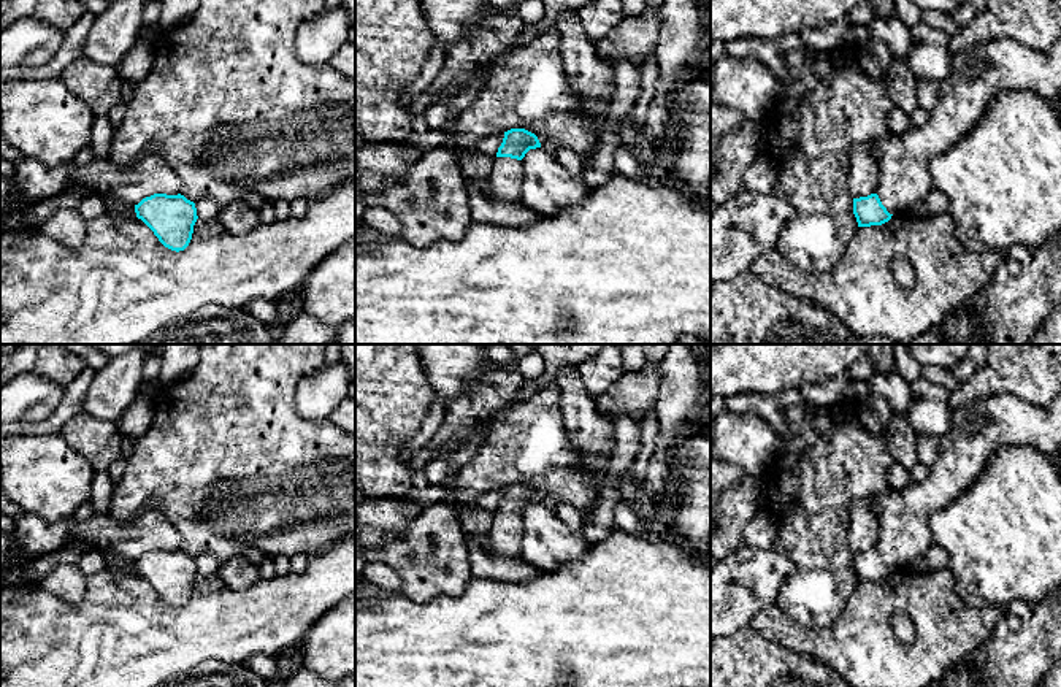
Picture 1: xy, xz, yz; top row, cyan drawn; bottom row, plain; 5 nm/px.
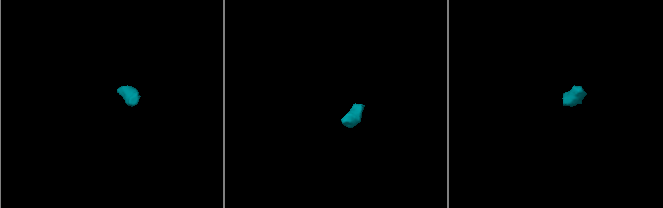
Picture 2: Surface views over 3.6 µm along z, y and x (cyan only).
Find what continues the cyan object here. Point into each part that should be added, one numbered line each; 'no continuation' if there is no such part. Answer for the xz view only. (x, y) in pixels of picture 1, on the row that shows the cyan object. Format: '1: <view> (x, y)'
1: xz (506, 176)

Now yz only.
1: yz (977, 76)

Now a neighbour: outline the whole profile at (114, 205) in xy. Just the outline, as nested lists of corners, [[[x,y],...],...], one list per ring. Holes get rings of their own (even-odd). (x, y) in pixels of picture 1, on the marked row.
[[[113,194],[103,195],[106,213],[124,217],[136,217],[135,206]]]

